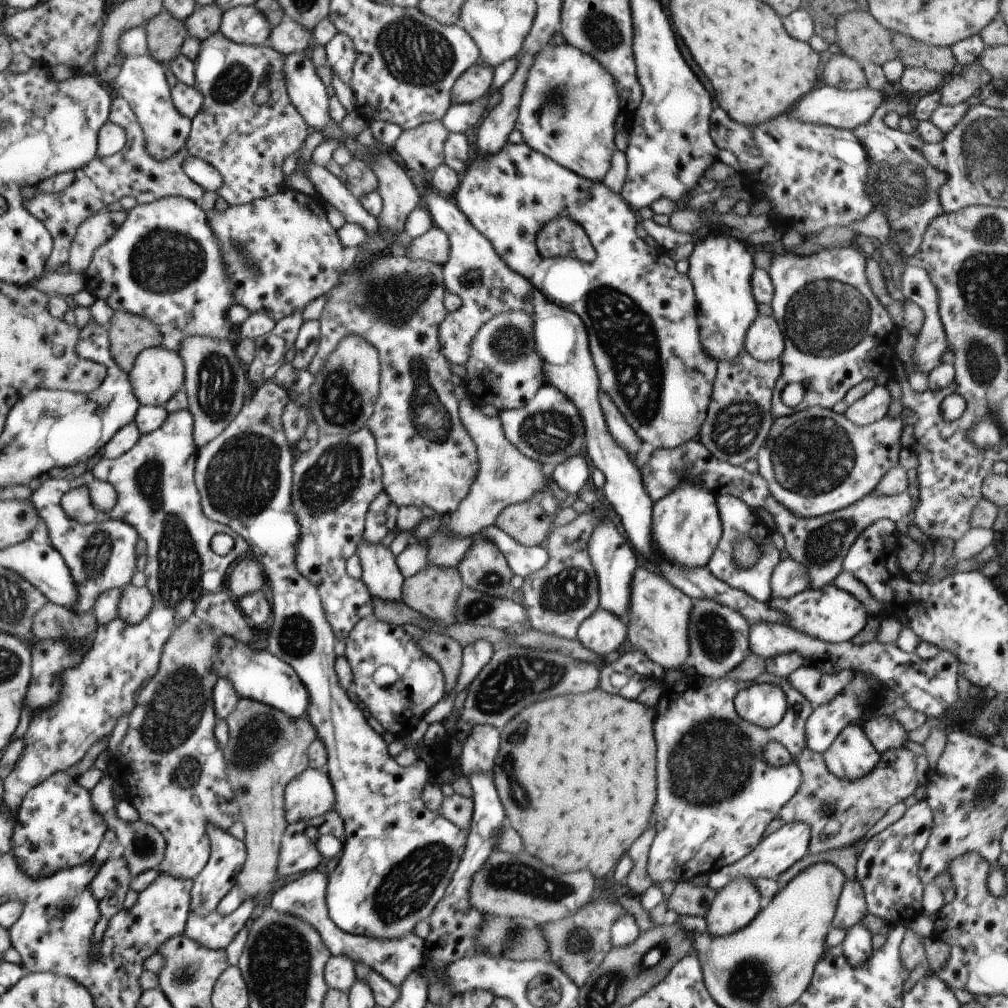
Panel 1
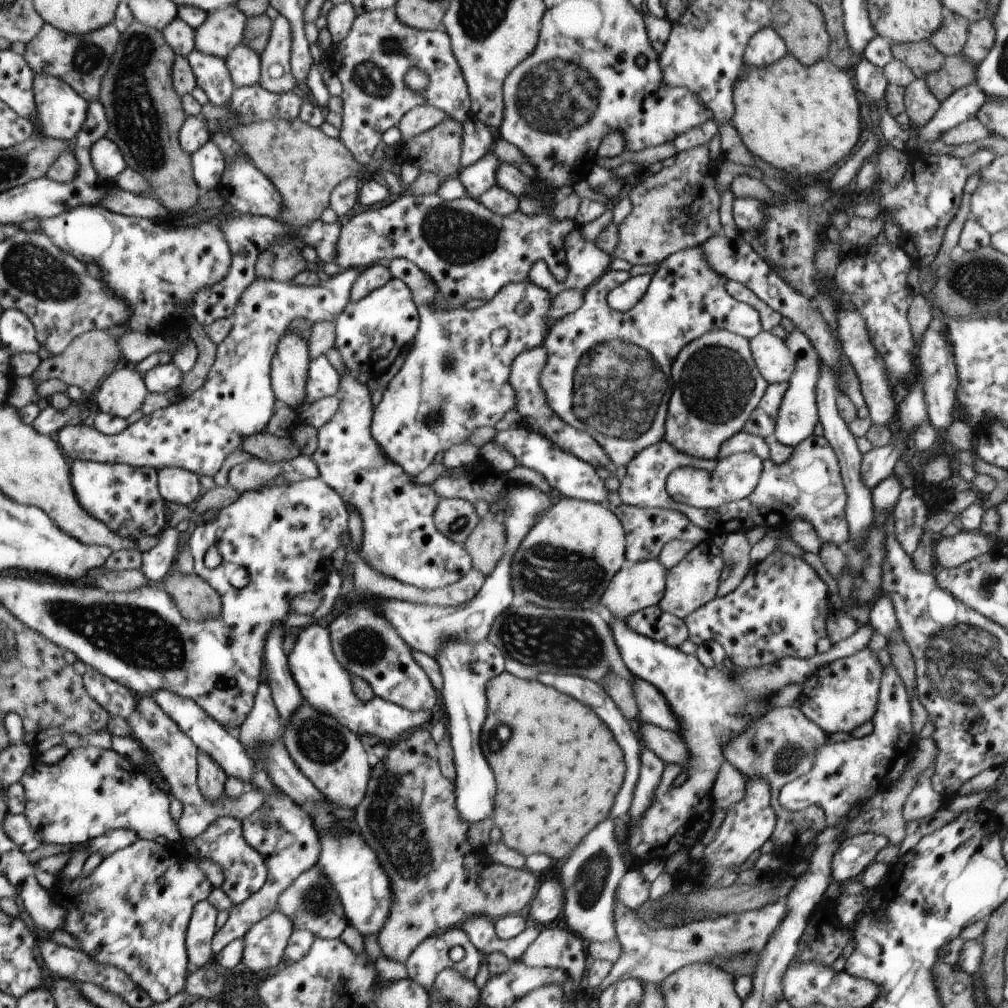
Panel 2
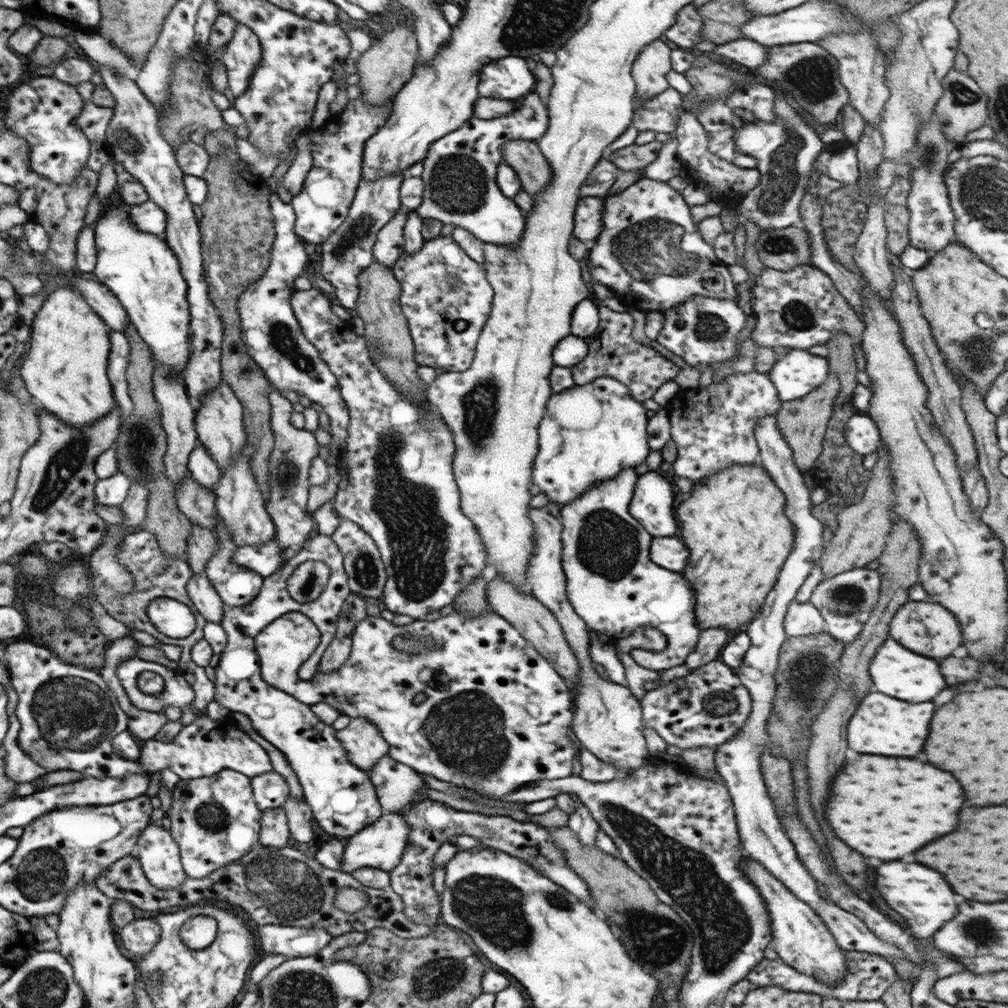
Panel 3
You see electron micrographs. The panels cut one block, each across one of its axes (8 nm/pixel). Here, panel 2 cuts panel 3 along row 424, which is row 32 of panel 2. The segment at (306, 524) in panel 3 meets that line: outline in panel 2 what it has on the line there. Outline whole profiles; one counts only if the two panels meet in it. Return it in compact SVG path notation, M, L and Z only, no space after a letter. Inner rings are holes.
M278 15L261 54L259 86L269 94L285 94L296 85L290 70L291 30L289 22Z

